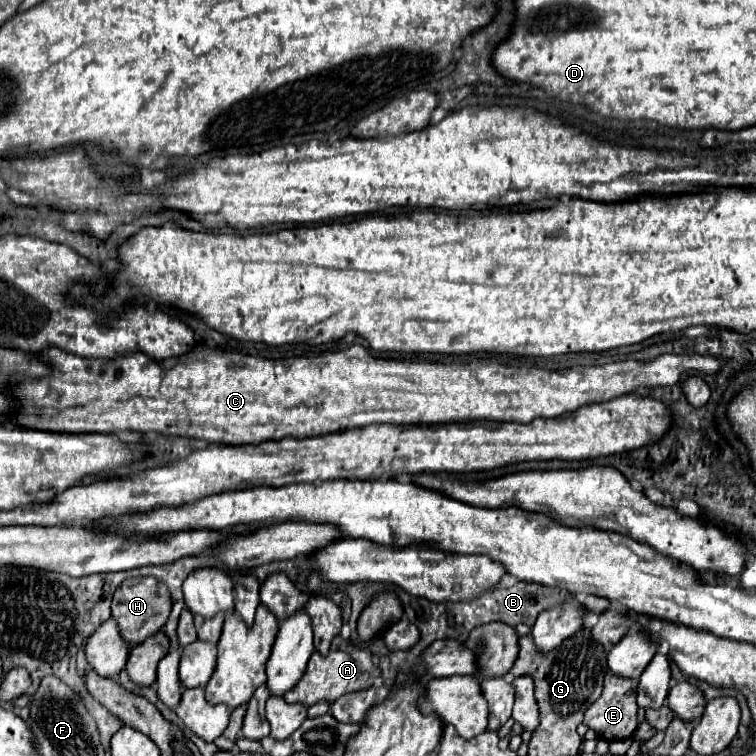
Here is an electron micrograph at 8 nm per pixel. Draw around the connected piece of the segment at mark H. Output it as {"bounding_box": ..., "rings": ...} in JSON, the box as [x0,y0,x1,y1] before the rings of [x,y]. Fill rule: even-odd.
{"bounding_box":[113,577,171,643],"rings":[[[135,577],[135,579],[127,579],[123,581],[115,595],[113,595],[113,619],[119,625],[119,631],[123,635],[125,641],[133,641],[133,643],[141,643],[147,637],[155,635],[167,621],[169,613],[171,613],[171,595],[169,589],[159,583],[153,577]]]}

